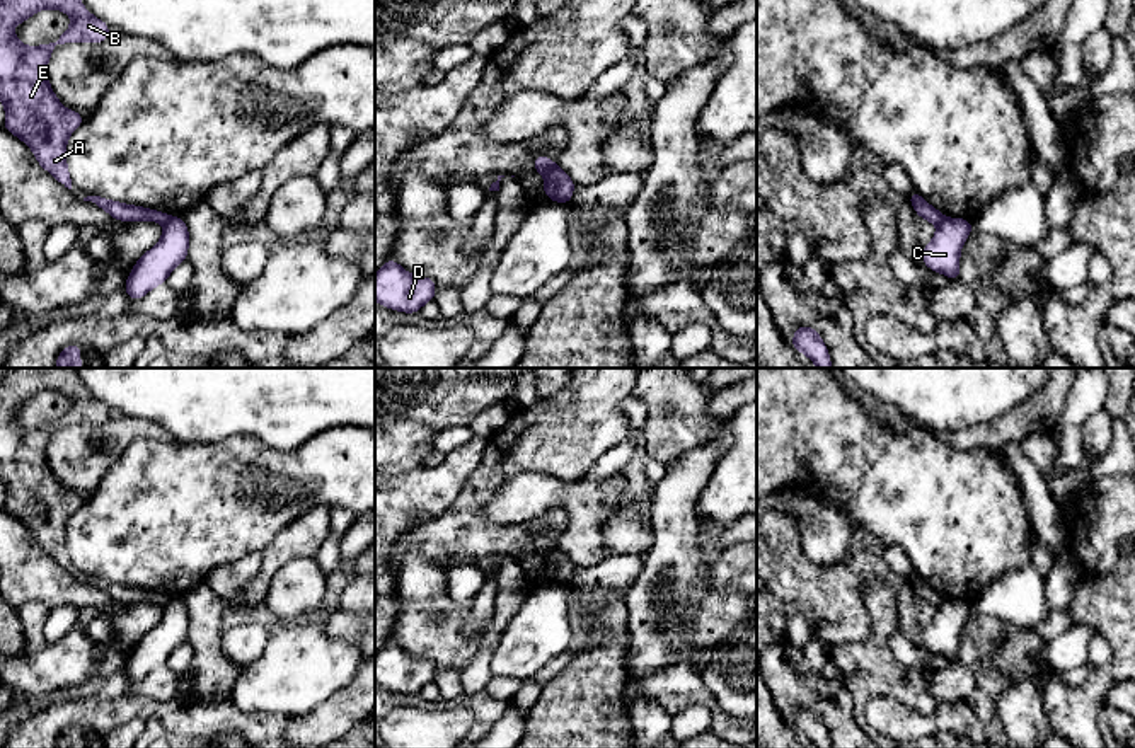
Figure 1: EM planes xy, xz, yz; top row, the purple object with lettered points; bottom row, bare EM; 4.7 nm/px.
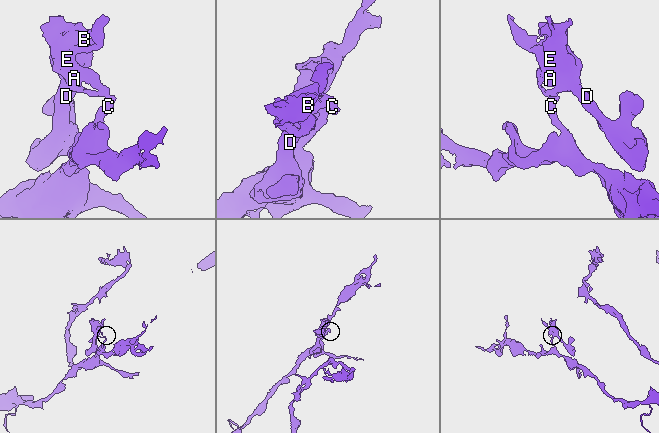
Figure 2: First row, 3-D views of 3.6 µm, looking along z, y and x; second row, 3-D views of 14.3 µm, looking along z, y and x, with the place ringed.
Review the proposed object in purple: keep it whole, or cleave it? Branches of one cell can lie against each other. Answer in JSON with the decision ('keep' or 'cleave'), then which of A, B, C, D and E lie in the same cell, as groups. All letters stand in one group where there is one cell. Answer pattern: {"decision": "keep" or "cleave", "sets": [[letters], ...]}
{"decision": "cleave", "sets": [["A", "B", "D", "E"], ["C"]]}

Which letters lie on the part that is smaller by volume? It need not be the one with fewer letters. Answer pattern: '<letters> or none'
A, B, D, E

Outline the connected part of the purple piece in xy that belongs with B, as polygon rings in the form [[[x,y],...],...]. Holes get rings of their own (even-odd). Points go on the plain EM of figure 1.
[[[7,368],[7,375],[0,380],[0,482],[5,487],[3,509],[22,521],[34,533],[39,547],[68,571],[72,571],[72,561],[66,549],[66,523],[85,499],[63,489],[51,472],[48,441],[58,426],[104,424],[109,421],[109,407],[94,399],[80,383],[77,368]],[[44,390],[66,394],[72,407],[53,424],[24,428],[12,409]]]

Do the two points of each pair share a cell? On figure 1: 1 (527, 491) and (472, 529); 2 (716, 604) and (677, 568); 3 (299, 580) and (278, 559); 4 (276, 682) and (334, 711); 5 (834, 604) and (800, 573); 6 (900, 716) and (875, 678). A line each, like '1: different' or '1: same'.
1: different
2: different
3: different
4: different
5: same
6: different

